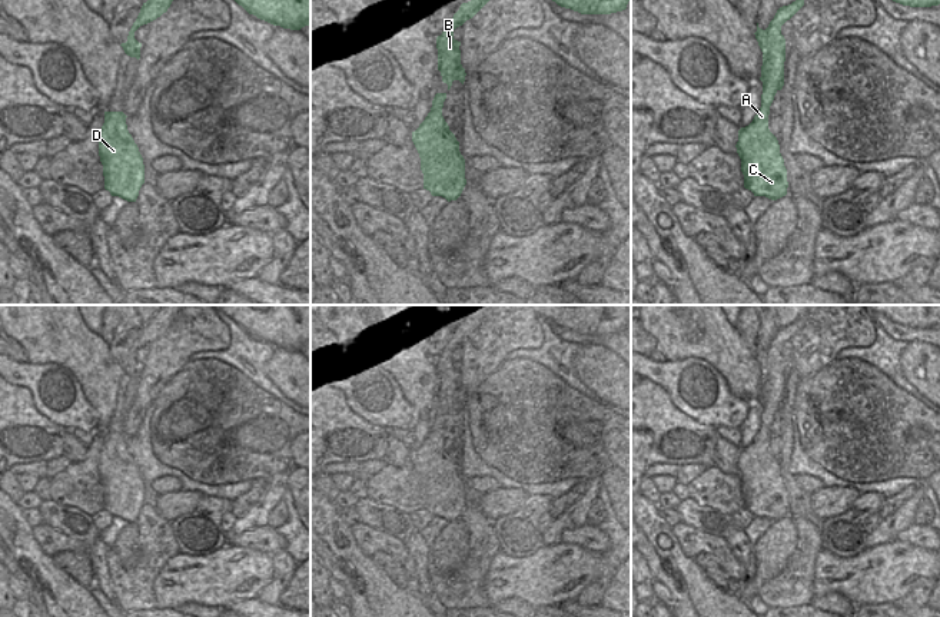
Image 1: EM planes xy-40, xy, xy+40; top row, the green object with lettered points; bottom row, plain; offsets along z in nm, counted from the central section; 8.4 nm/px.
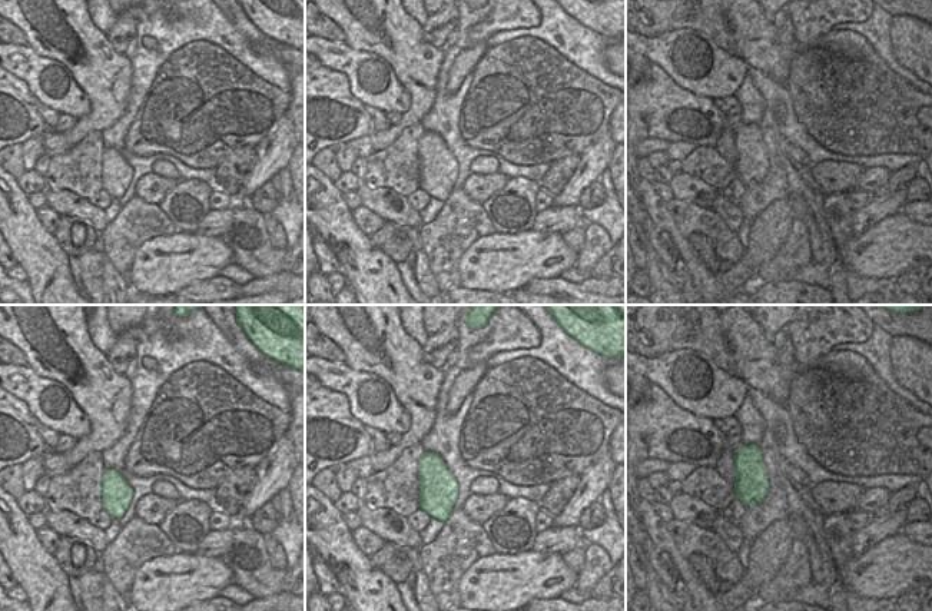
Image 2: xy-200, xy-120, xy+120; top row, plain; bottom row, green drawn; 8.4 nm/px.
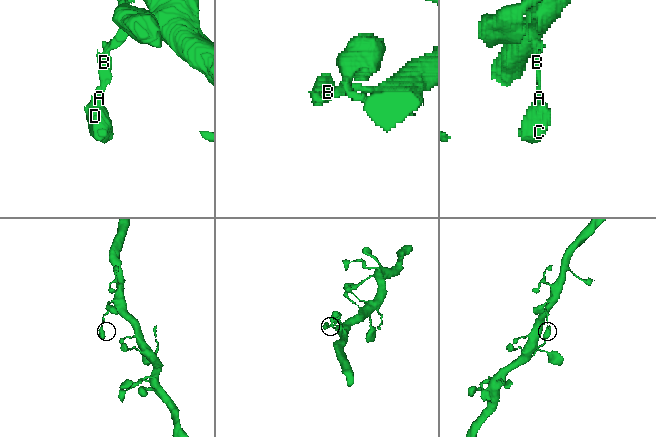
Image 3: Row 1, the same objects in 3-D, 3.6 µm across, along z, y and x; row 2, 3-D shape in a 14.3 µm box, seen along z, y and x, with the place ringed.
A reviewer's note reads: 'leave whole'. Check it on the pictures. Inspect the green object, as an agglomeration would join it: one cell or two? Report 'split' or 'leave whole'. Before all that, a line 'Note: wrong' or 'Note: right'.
Note: right
leave whole

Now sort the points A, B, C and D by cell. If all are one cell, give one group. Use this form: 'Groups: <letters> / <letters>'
Groups: A B C D

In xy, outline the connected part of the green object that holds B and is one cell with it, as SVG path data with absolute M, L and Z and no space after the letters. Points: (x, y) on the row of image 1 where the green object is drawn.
M471 0L462 3L459 10L449 20L448 27L436 37L438 70L442 82L448 84L448 90L454 80L465 82L465 69L461 64L461 42L454 39L454 30L472 19L489 0Z

